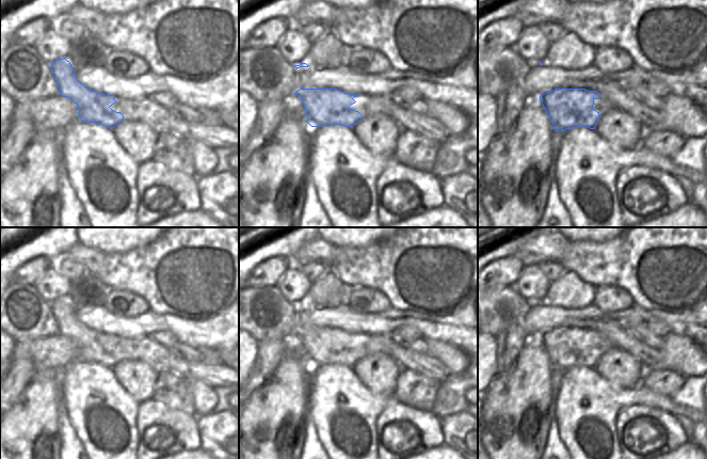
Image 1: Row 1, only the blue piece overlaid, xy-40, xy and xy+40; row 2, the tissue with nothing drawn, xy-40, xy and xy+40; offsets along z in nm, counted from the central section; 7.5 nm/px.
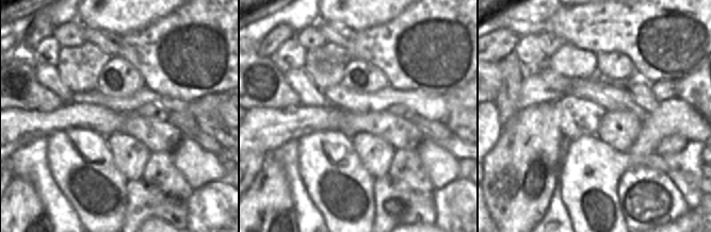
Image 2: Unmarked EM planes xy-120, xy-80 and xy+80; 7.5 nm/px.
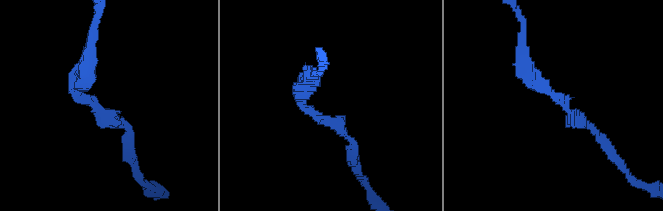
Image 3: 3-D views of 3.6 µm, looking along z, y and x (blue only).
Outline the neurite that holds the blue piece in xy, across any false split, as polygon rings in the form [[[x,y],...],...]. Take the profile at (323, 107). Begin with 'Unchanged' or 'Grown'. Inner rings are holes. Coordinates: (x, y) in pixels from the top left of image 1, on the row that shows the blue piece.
Unchanged. [[[300,89],[294,93],[300,97],[307,115],[307,123],[311,127],[323,127],[325,125],[342,125],[344,127],[353,127],[363,120],[363,115],[349,107],[356,101],[354,97],[359,95],[351,95],[336,89]]]

